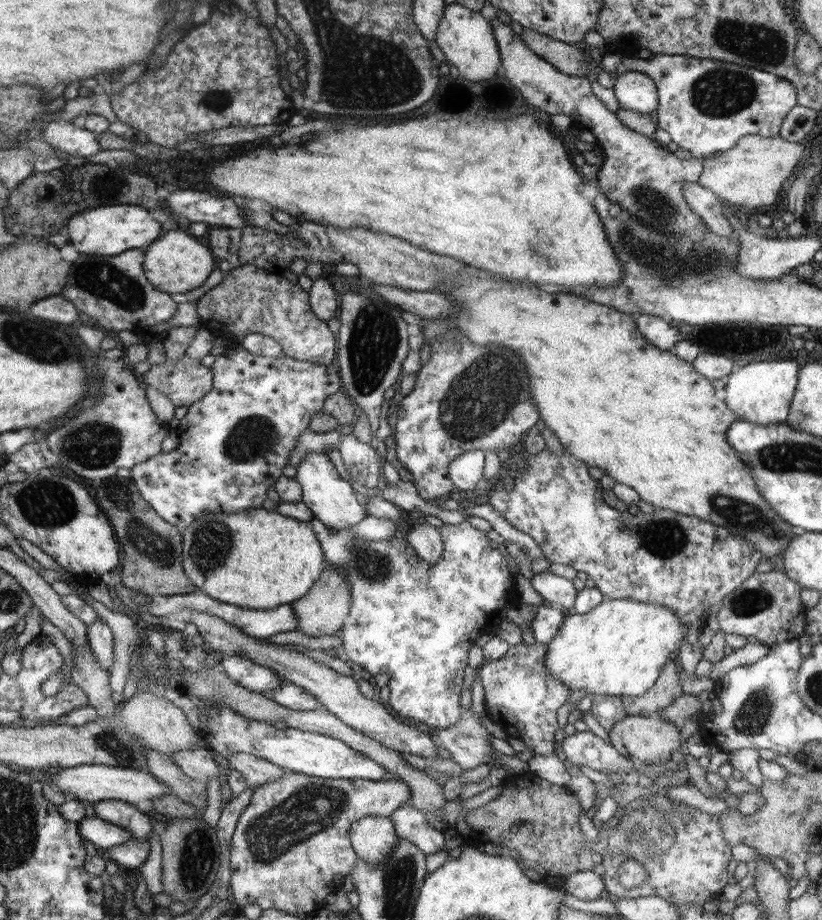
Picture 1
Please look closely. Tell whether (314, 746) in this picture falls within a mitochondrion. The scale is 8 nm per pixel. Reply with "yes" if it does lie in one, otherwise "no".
no

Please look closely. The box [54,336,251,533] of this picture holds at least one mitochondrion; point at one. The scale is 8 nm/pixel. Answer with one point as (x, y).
(95, 444)

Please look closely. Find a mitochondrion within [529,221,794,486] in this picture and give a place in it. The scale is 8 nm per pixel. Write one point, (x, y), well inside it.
(688, 261)

